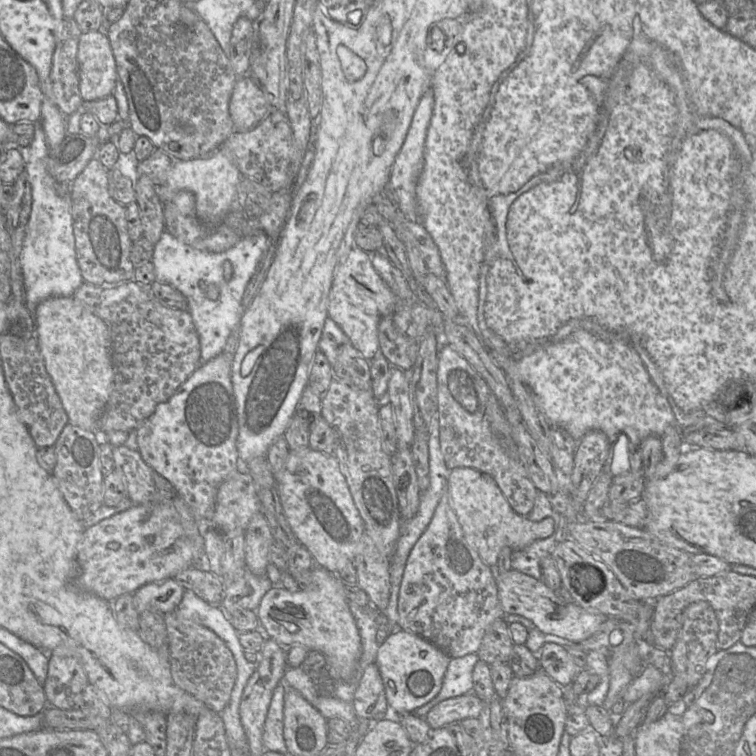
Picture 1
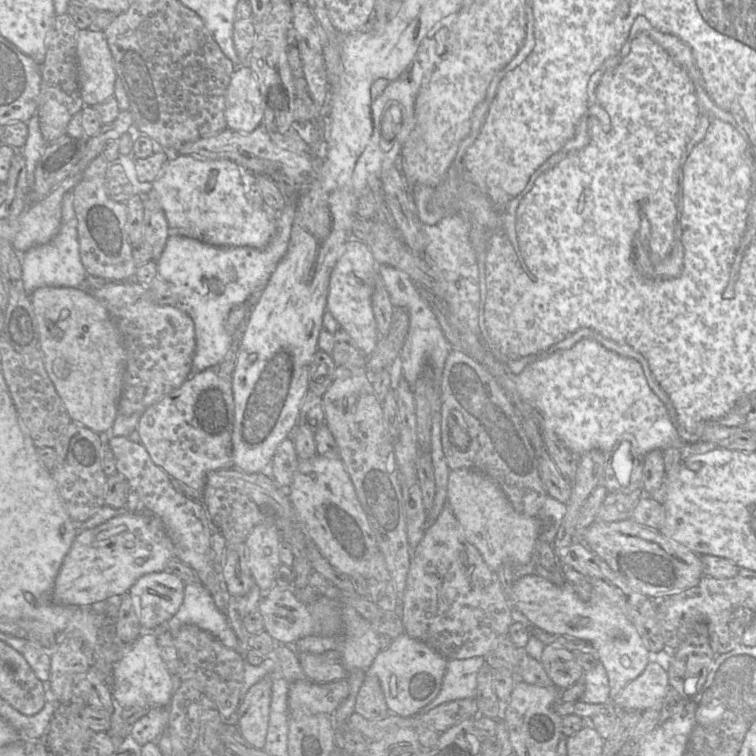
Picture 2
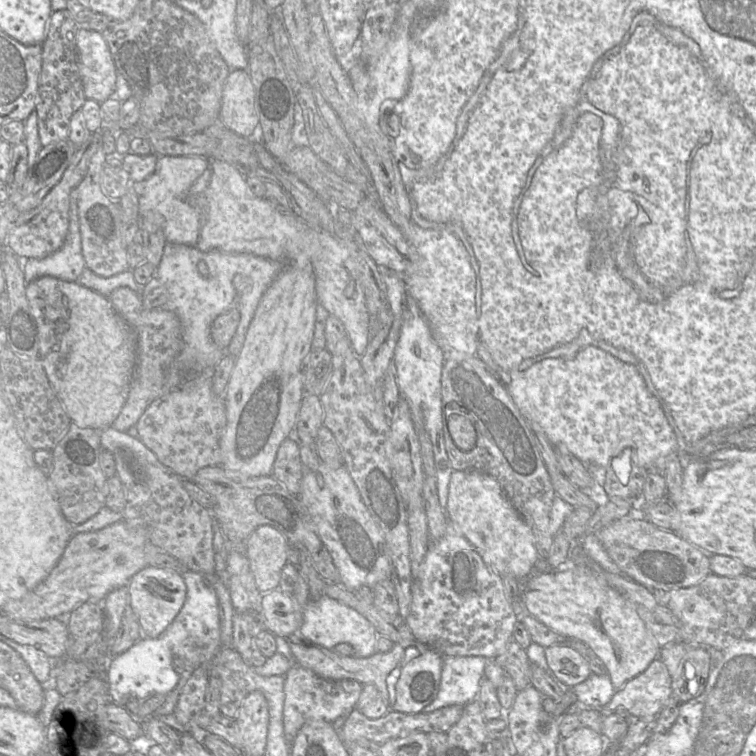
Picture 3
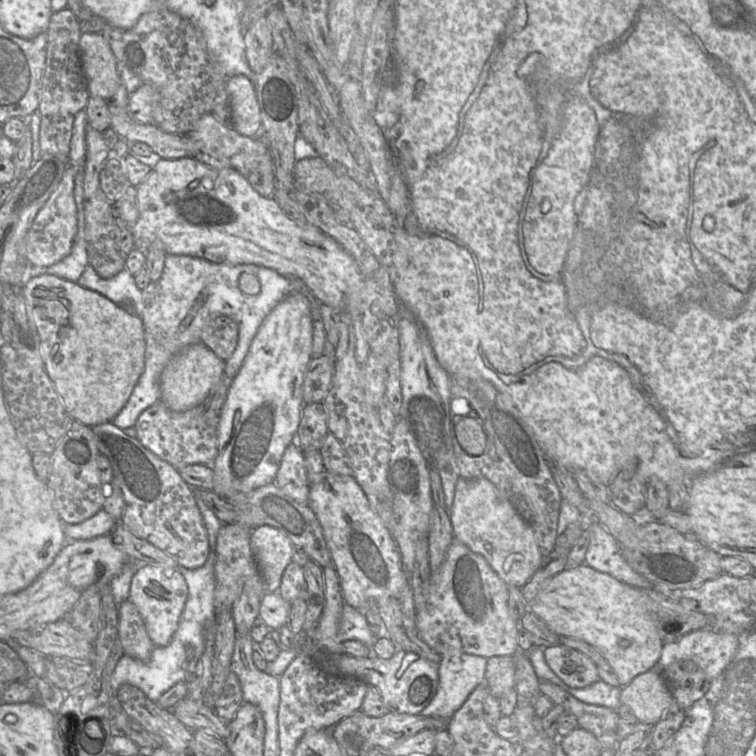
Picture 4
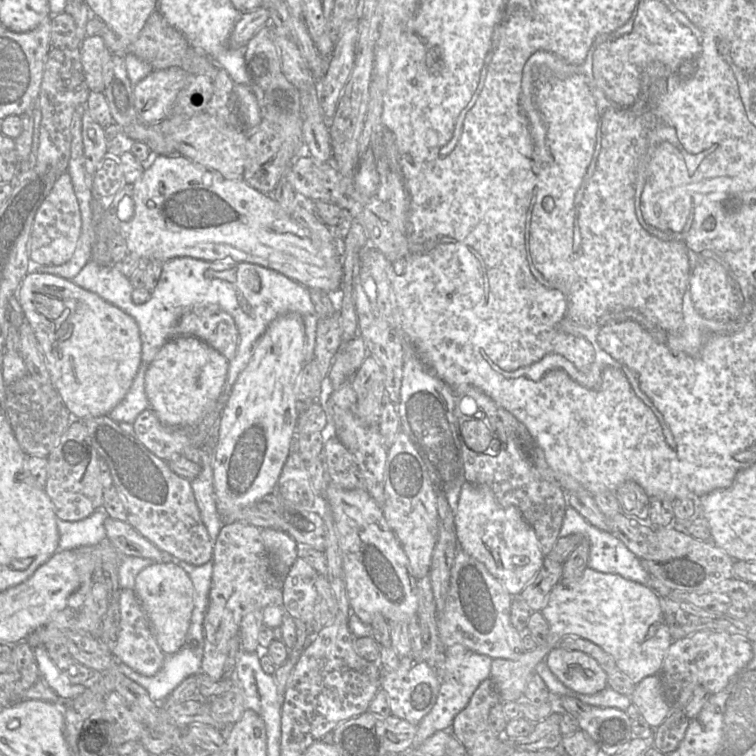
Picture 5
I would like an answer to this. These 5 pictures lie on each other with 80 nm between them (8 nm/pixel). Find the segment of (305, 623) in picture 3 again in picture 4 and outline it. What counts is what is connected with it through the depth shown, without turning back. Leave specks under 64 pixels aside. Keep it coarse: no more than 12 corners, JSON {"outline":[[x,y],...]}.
{"outline":[[344,604],[340,642],[372,647],[376,637],[359,610]]}

